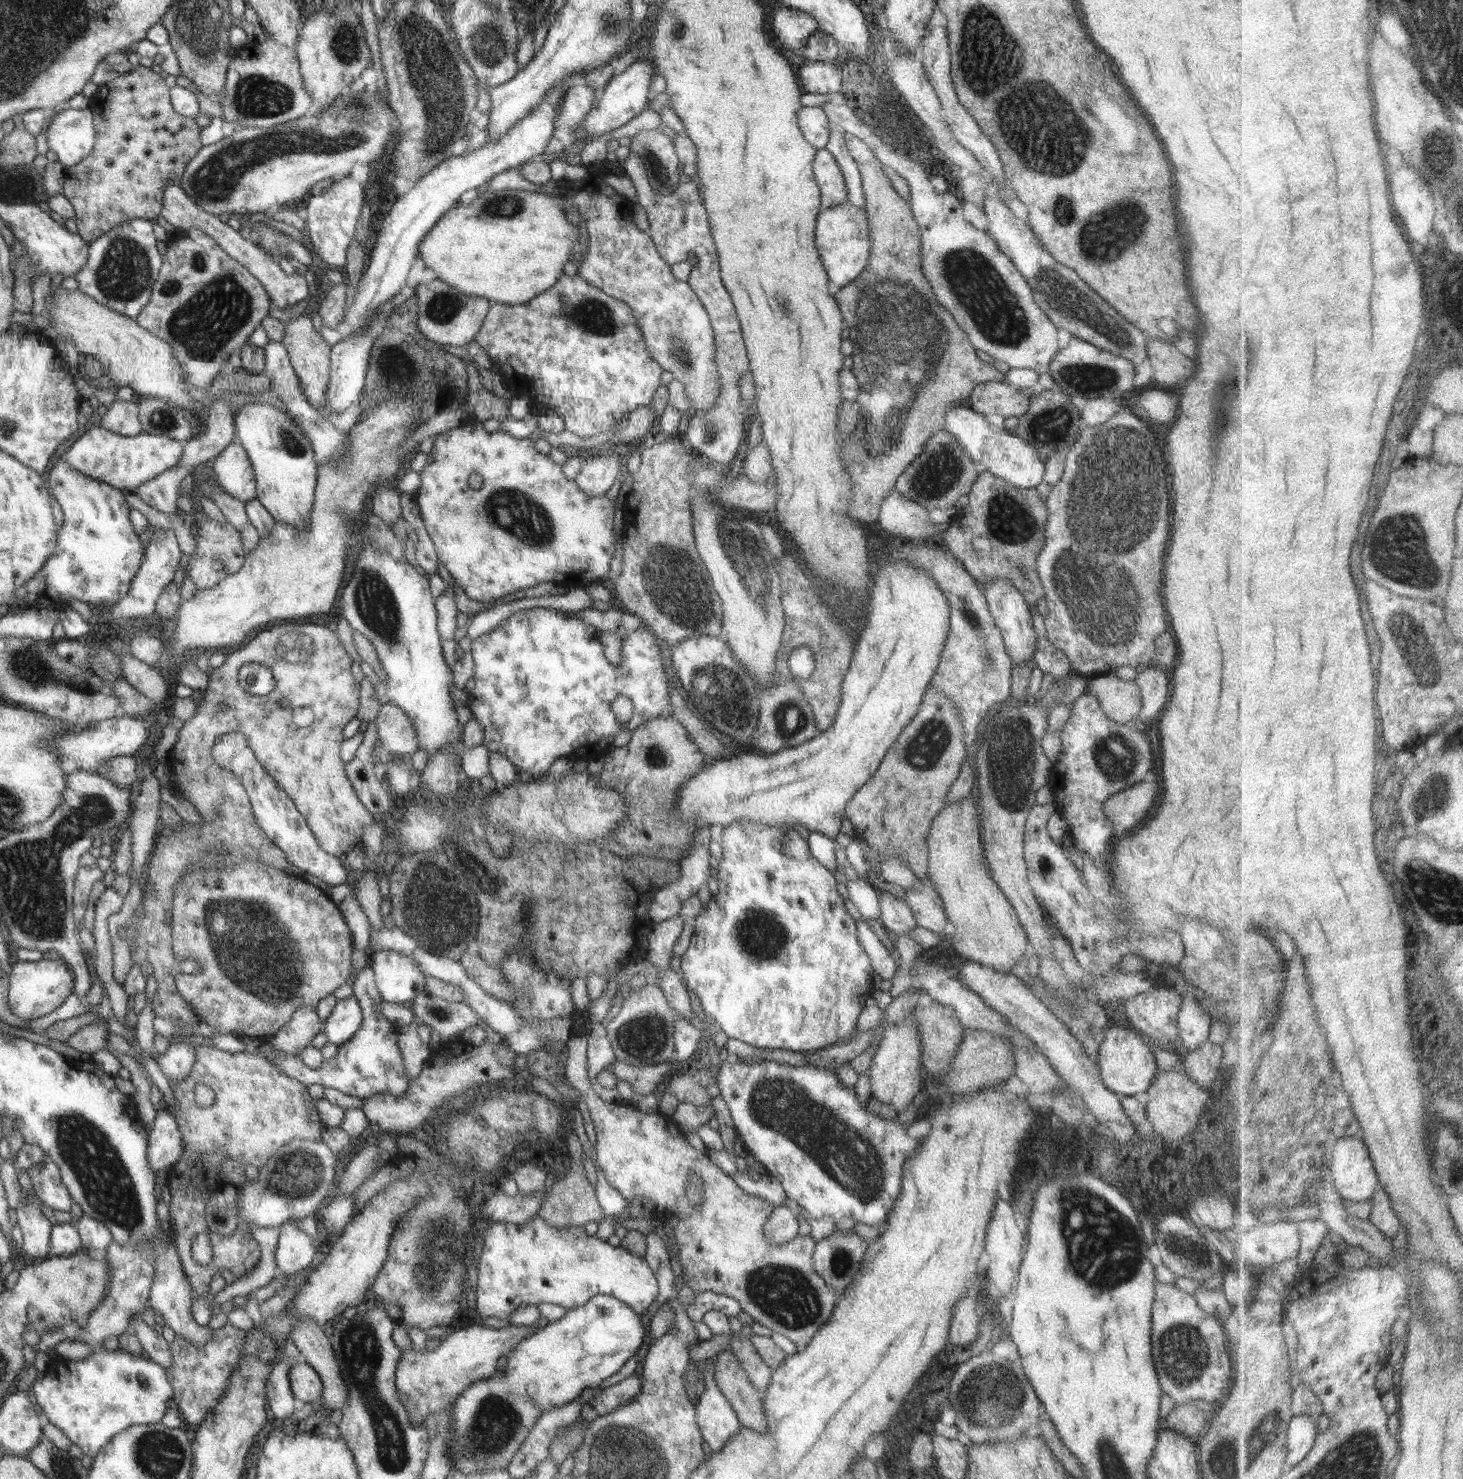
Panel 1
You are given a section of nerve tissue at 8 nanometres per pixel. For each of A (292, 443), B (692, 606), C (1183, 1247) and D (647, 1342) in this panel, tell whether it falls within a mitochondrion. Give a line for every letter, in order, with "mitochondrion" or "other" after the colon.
A: mitochondrion
B: mitochondrion
C: mitochondrion
D: other

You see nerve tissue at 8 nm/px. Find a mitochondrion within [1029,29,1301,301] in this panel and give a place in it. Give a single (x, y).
(1102, 240)

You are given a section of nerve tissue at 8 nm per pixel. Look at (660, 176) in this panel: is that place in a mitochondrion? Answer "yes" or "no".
yes

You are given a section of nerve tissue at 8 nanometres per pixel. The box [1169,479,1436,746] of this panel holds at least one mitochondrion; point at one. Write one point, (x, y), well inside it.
(1419, 564)

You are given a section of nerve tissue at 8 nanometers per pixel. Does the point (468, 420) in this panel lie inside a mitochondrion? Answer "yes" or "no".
no

